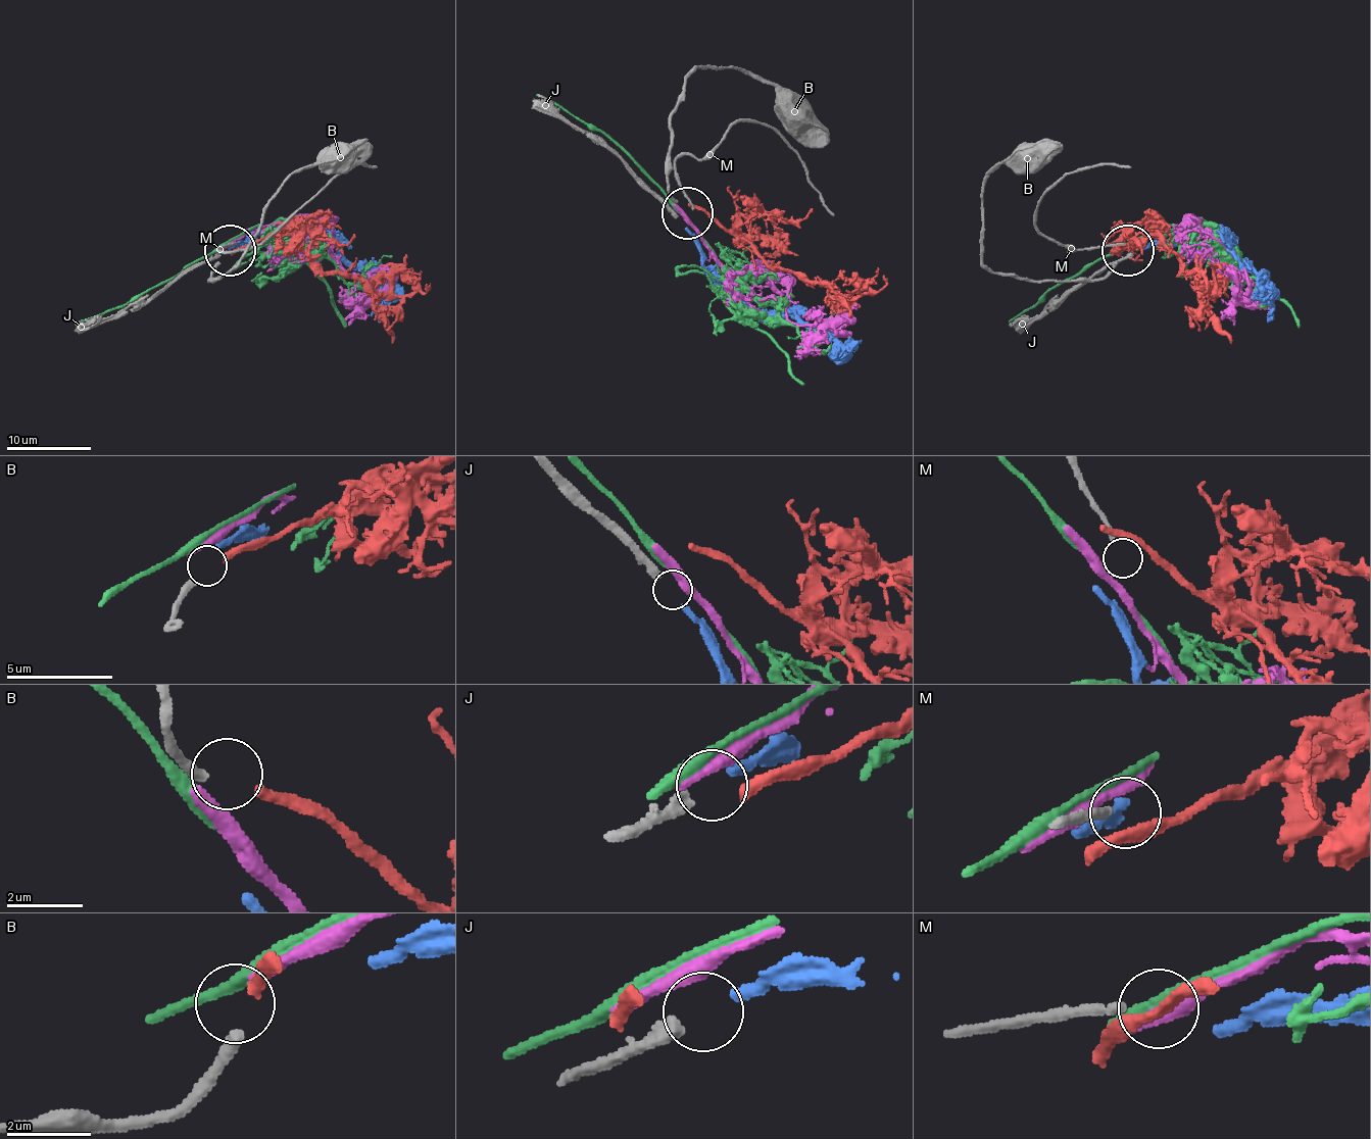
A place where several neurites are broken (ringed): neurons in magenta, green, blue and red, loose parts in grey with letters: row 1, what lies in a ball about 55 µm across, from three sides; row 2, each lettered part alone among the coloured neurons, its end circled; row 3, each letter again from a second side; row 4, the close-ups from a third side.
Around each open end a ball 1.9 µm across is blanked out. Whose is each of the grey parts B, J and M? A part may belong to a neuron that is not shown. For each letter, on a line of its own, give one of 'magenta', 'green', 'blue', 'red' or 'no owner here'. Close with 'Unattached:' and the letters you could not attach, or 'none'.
B: red
J: blue
M: no owner here
Unattached: M

